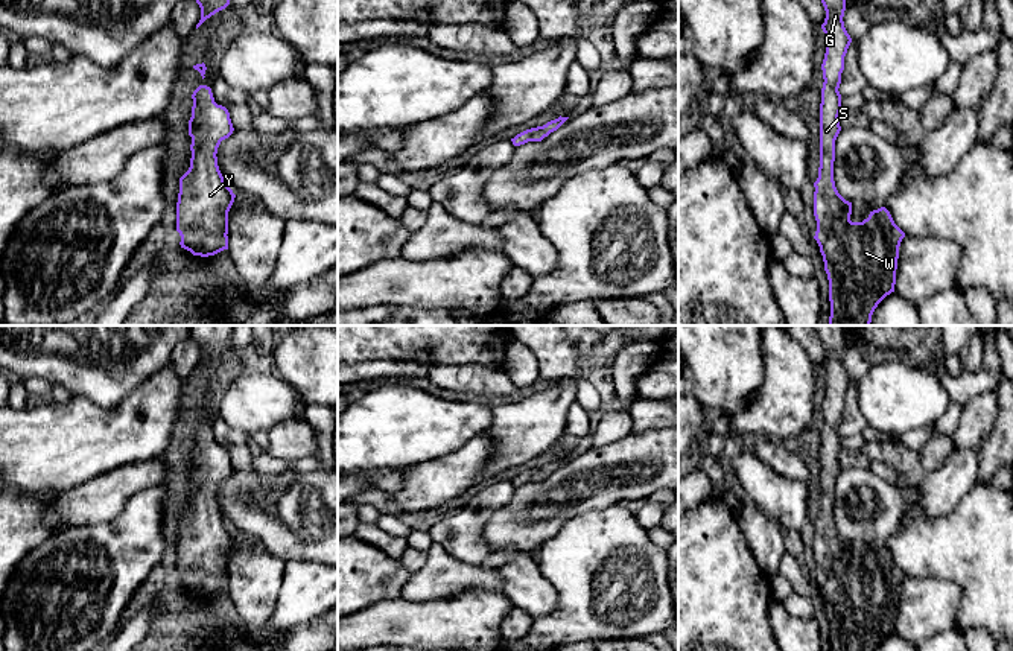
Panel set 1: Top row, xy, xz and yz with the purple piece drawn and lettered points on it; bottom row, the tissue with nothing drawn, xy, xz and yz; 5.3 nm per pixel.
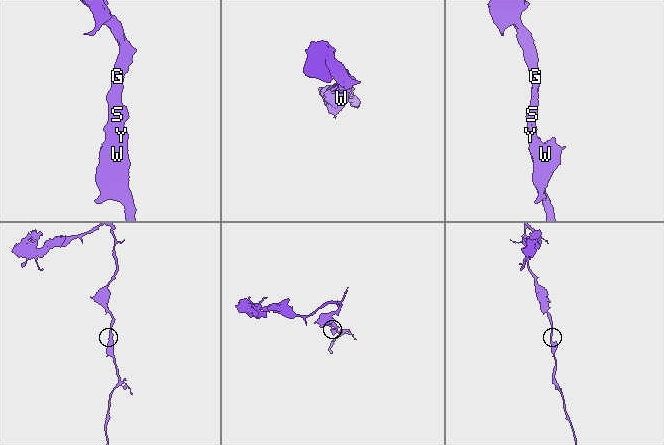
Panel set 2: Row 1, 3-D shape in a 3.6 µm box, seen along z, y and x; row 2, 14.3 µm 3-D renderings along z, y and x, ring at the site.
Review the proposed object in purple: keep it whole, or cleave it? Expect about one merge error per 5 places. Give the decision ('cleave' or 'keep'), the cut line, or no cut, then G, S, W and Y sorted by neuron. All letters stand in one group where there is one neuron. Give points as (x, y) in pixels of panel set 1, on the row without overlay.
keep; cut none; groups G S W Y

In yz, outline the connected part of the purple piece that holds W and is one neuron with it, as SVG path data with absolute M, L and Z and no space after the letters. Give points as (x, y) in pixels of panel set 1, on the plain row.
M814 326L814 329L826 351L821 365L826 394L821 405L824 423L820 444L820 508L818 519L814 523L814 557L817 561L814 580L820 587L829 621L830 651L875 651L887 636L894 633L899 587L905 573L894 564L885 548L870 552L862 563L852 563L852 543L846 541L835 528L835 481L841 472L838 456L843 450L838 429L844 411L844 397L852 379L843 362L846 351L844 326Z

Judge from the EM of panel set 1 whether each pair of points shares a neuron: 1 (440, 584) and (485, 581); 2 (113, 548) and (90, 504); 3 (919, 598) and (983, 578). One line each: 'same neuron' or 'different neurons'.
1: same neuron
2: different neurons
3: different neurons

